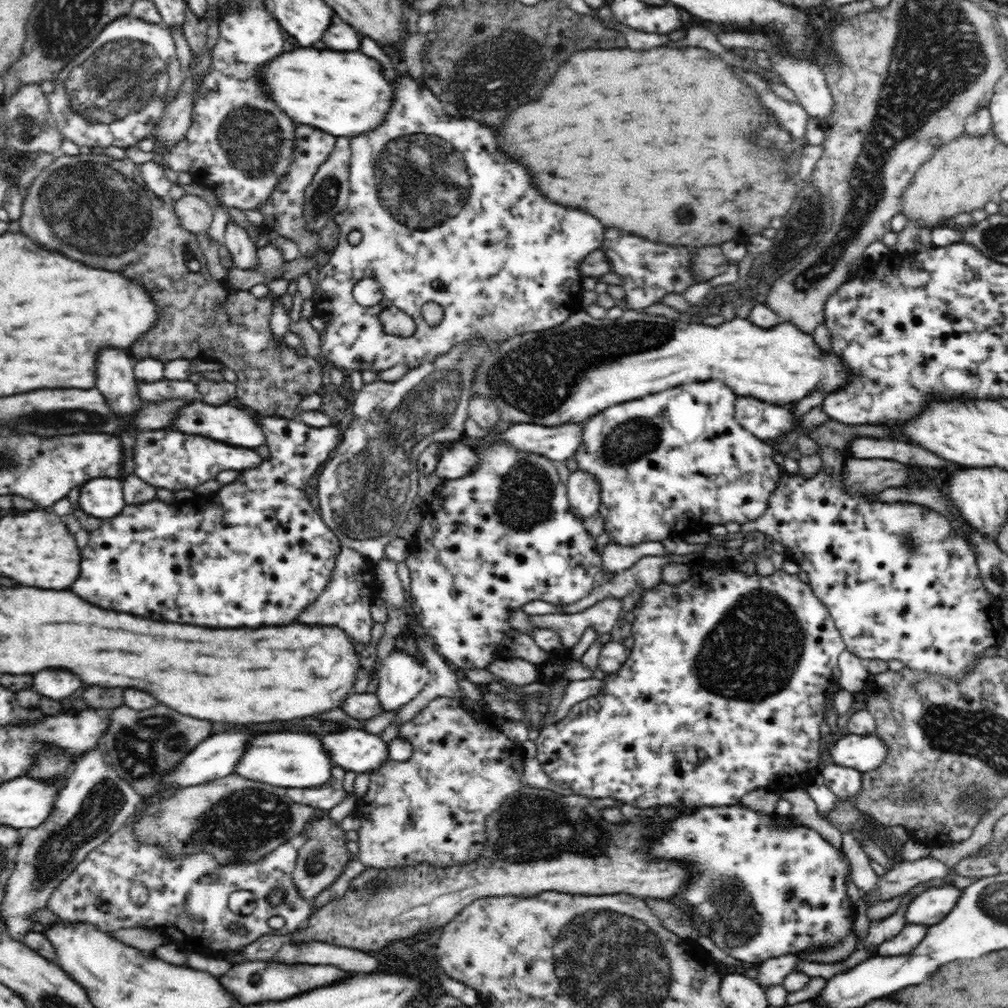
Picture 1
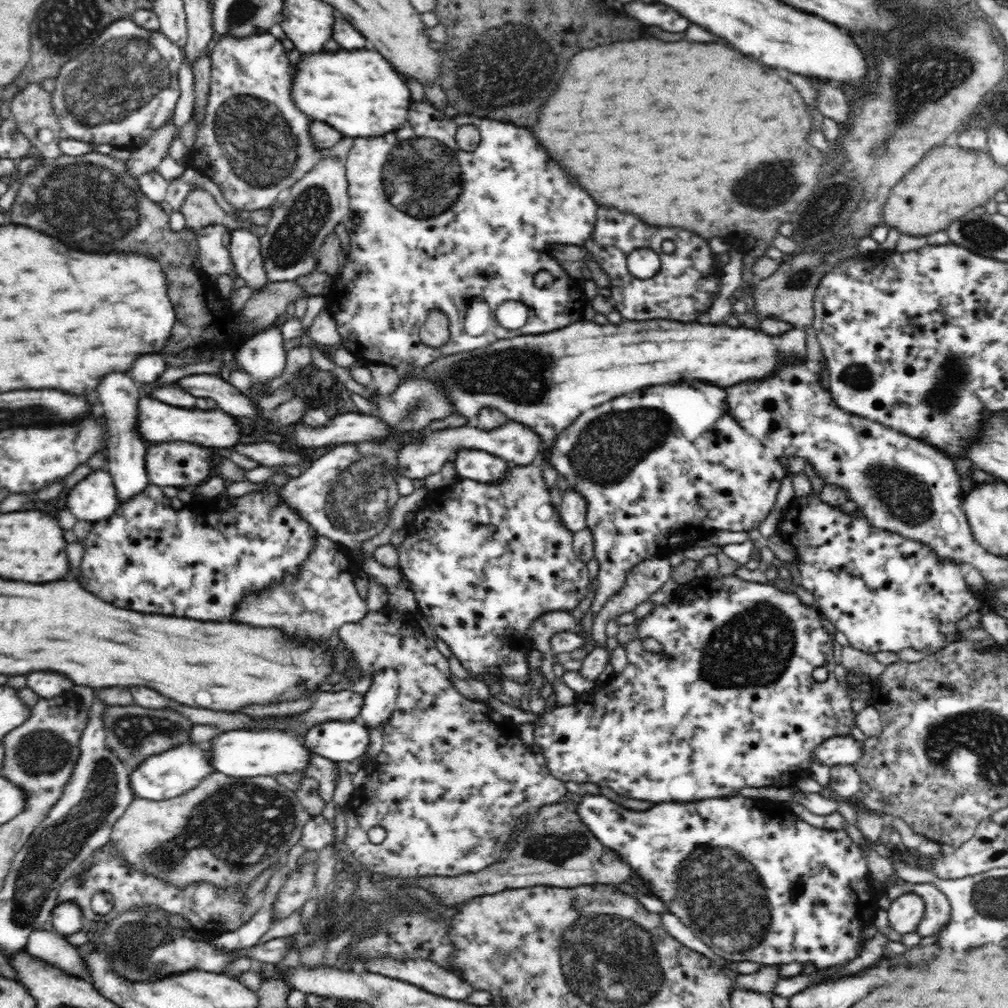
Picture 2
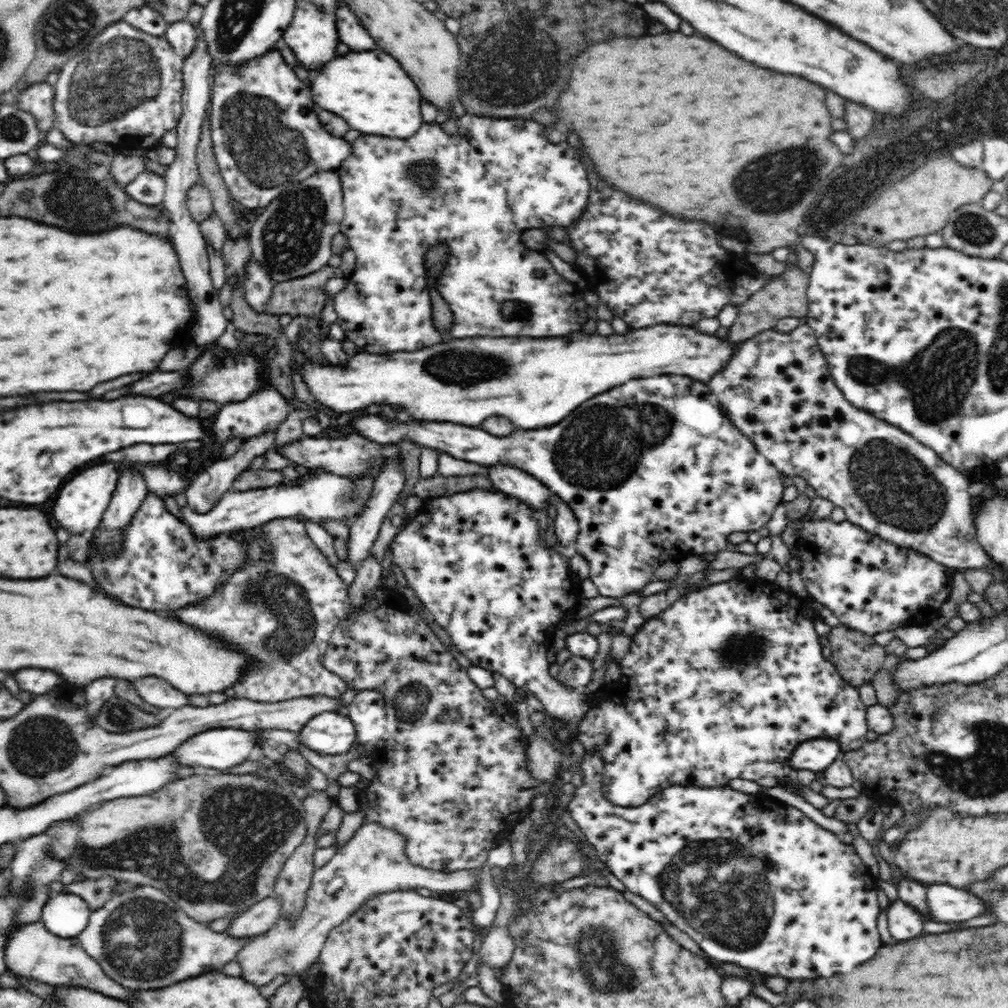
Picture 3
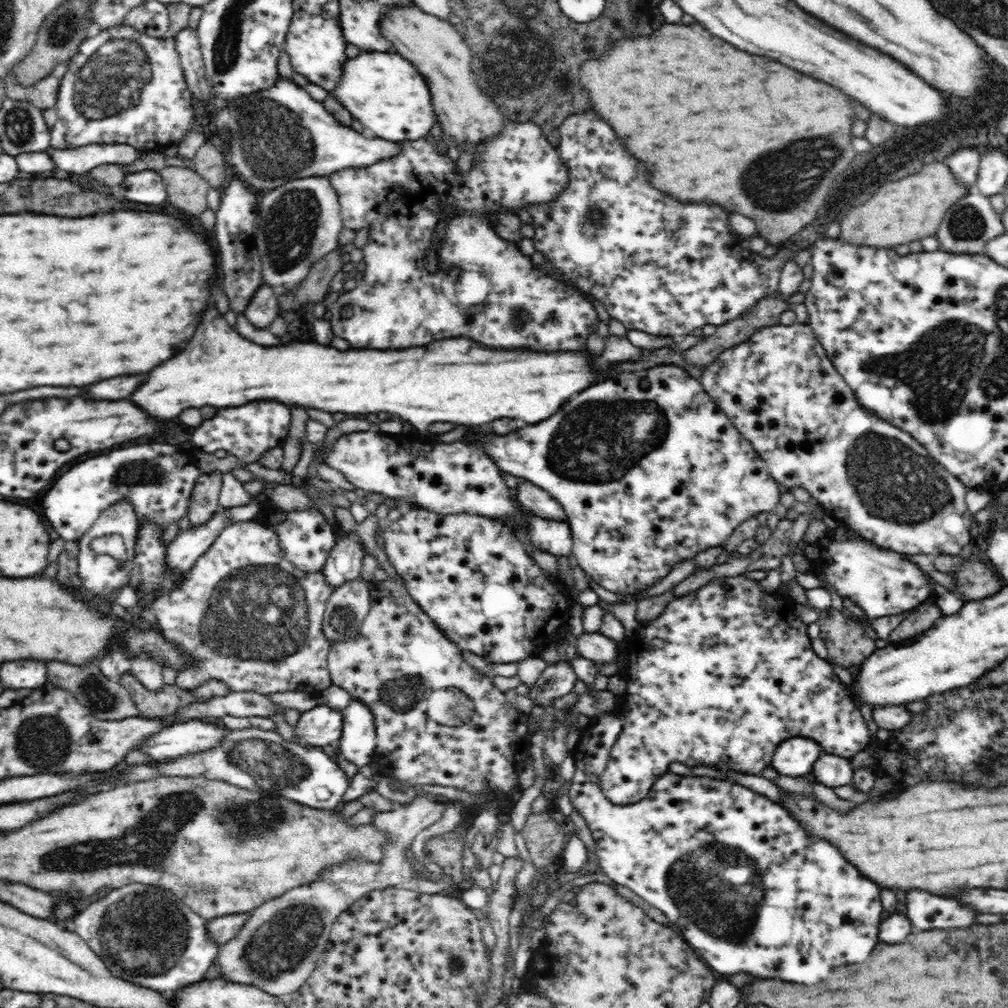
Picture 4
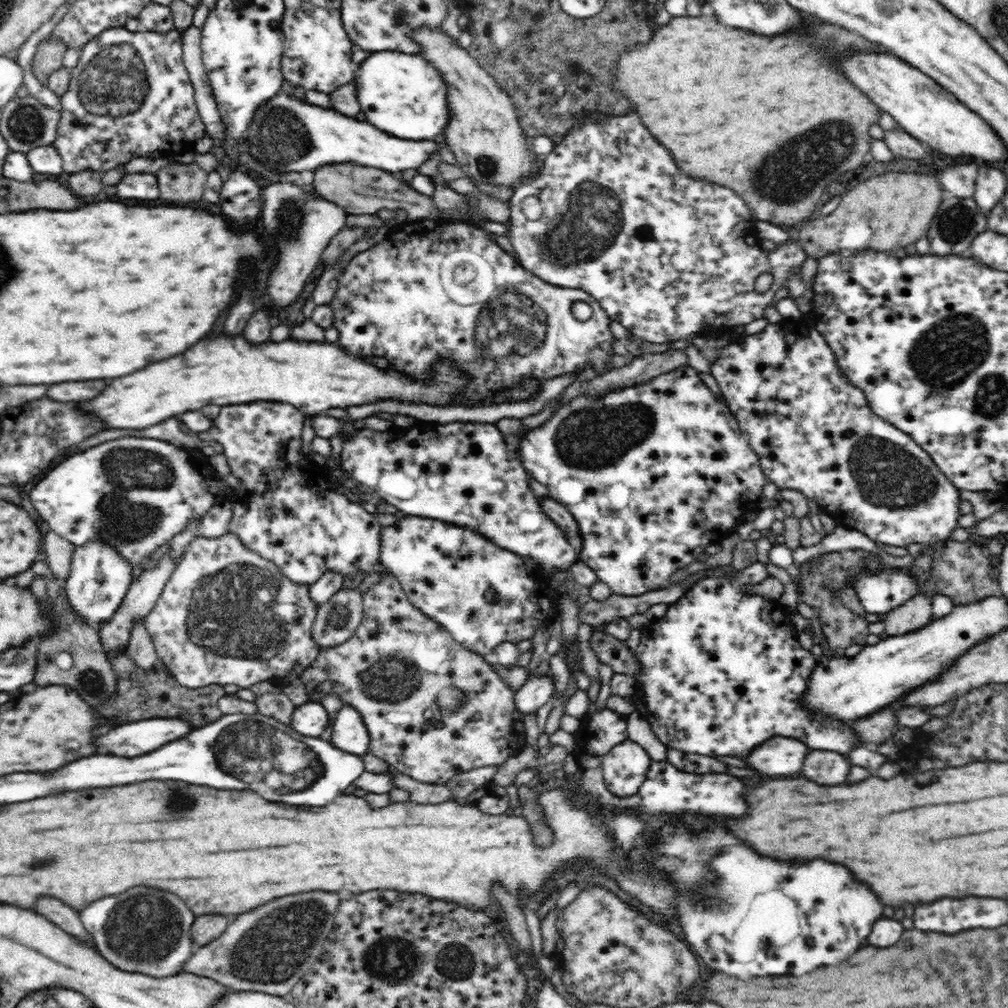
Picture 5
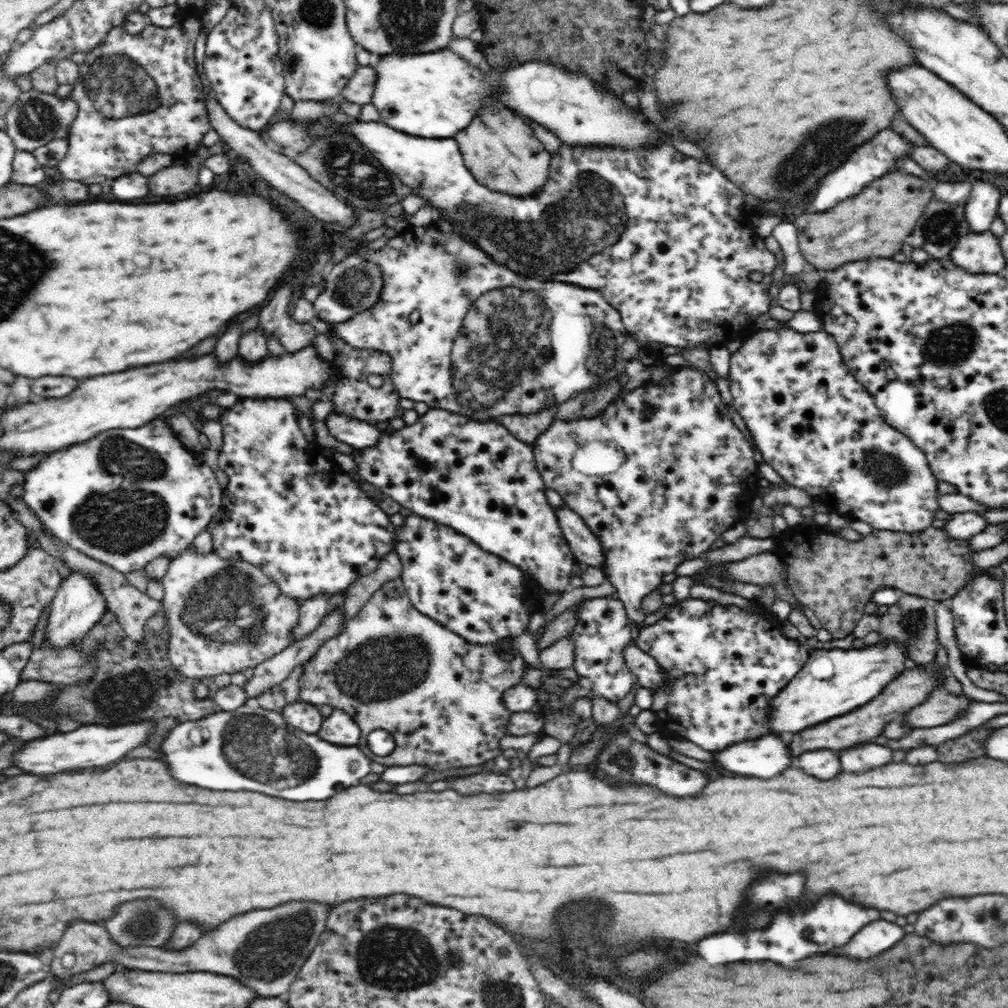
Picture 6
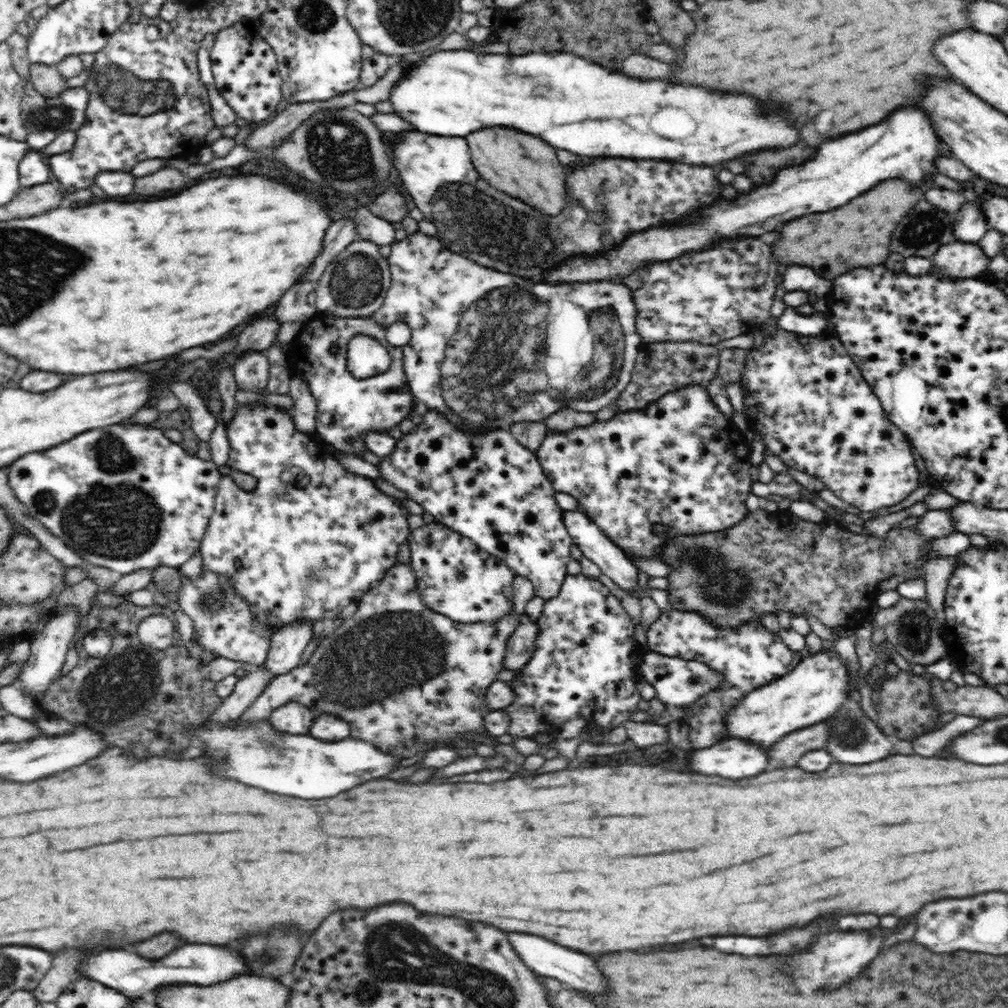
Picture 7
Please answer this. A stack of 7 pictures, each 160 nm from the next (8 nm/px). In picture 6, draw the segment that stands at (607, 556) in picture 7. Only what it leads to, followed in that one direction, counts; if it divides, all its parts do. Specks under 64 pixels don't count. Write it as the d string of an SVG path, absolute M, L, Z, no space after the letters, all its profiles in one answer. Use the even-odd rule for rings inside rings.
M568 507L555 509L559 525L576 560L583 566L603 565L603 548L598 537L585 525L584 520Z

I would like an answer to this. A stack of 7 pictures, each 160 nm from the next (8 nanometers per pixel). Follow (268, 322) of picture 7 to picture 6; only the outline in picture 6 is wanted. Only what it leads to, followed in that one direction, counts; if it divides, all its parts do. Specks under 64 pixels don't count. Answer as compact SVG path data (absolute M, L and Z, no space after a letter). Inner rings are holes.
M282 284L272 294L272 300L260 312L260 328L268 338L278 339L288 352L296 352L313 344L317 335L311 323L296 322L288 315L288 304L292 300L292 286Z

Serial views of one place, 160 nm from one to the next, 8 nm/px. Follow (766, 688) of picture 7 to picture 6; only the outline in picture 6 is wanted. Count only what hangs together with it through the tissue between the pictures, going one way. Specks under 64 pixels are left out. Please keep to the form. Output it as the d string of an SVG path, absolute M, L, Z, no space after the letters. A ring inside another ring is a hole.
M887 640L864 650L842 650L837 647L816 650L792 680L768 704L768 727L772 734L792 734L808 727L853 712L867 705L906 670L905 648Z

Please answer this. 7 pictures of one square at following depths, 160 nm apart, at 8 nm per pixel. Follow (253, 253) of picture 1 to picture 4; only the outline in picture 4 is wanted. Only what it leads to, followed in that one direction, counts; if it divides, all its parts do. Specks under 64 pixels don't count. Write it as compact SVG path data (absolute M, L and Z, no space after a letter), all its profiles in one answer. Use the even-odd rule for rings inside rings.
M262 284L254 293L251 303L244 312L252 326L268 329L272 321L278 316L278 292L268 285Z

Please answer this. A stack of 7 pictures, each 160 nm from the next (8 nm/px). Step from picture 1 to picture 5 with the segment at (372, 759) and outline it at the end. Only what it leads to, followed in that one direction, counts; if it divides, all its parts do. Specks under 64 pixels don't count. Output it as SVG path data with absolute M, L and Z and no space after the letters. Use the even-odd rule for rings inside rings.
M309 700L296 707L290 726L302 739L320 737L324 728L328 726L330 718L323 705L314 700Z

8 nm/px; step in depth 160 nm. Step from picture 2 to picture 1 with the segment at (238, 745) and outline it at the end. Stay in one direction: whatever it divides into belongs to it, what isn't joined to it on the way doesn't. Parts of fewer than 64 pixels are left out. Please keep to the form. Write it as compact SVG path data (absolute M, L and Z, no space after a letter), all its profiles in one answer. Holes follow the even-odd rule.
M264 734L254 738L236 762L236 774L272 786L282 788L314 788L330 780L335 764L328 758L320 737L306 734Z

